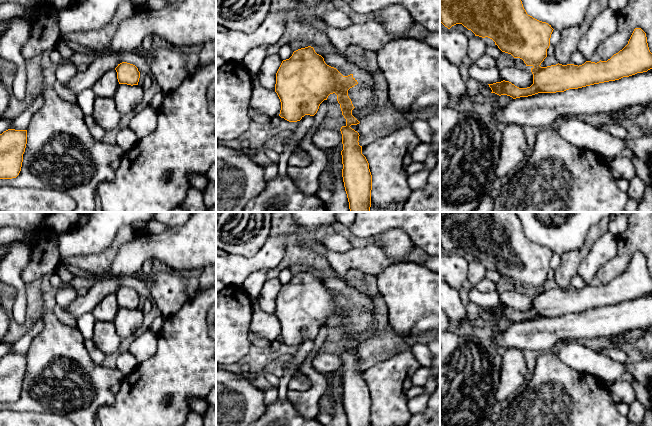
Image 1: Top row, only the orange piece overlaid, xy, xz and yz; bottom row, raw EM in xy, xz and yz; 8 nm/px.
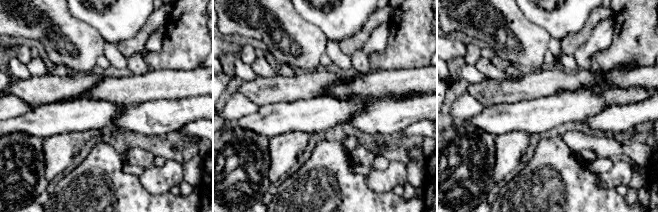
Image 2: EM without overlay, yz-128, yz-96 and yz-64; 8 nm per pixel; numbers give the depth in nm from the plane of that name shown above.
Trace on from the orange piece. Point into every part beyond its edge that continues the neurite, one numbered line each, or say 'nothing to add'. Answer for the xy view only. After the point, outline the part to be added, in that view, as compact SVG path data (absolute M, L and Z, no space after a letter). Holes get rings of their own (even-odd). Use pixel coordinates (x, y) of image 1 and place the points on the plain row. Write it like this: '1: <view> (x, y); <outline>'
nothing to add

